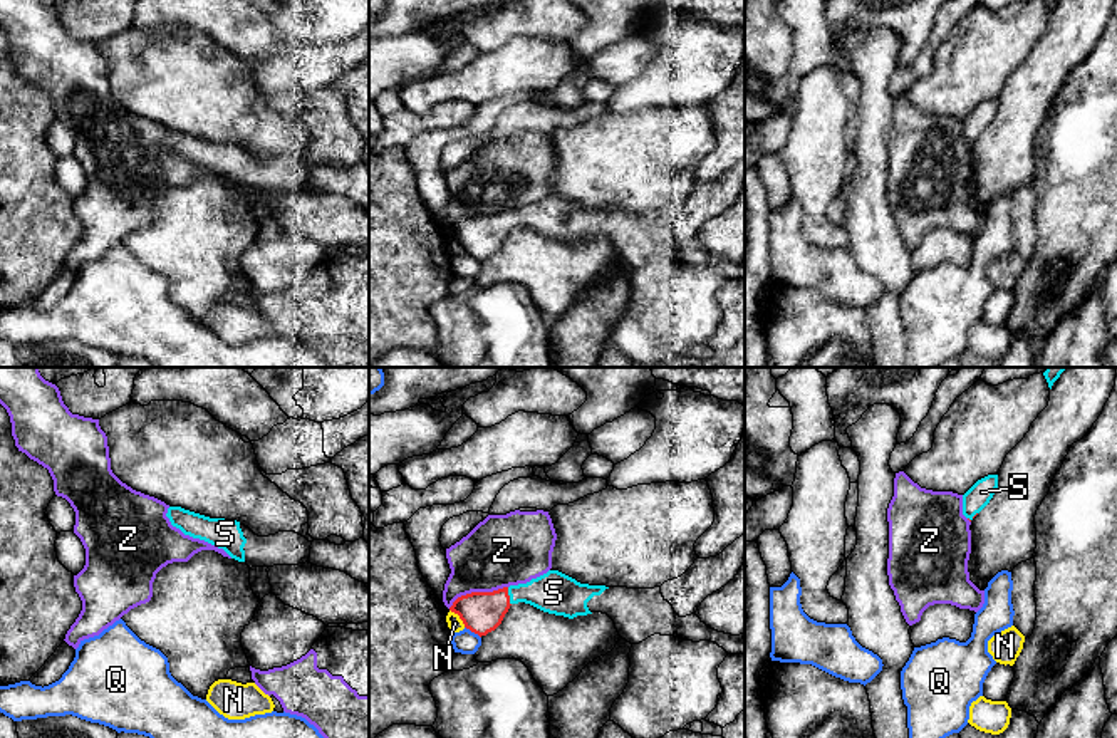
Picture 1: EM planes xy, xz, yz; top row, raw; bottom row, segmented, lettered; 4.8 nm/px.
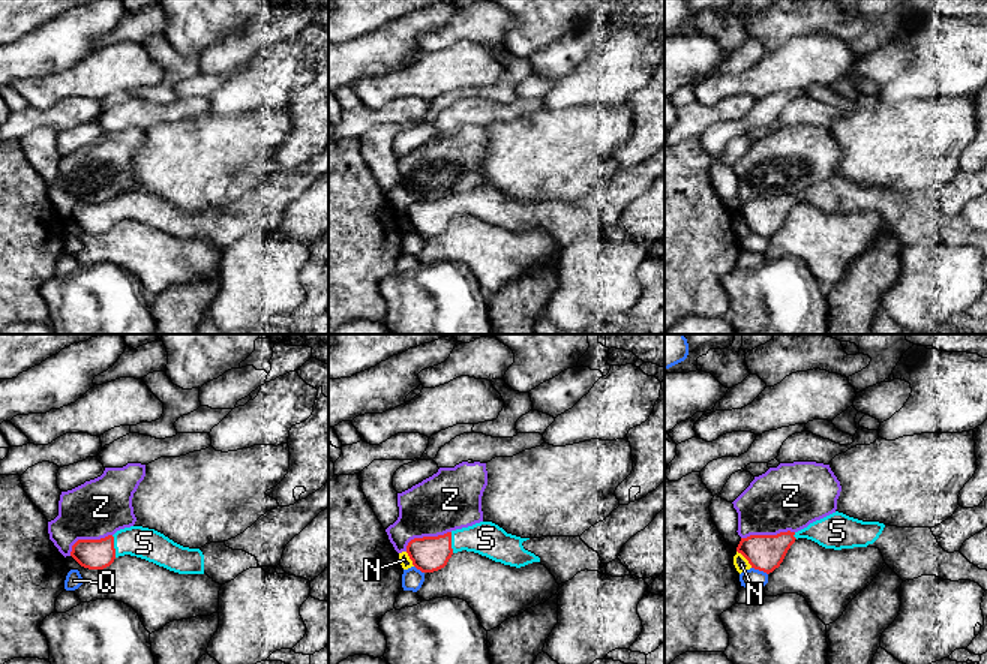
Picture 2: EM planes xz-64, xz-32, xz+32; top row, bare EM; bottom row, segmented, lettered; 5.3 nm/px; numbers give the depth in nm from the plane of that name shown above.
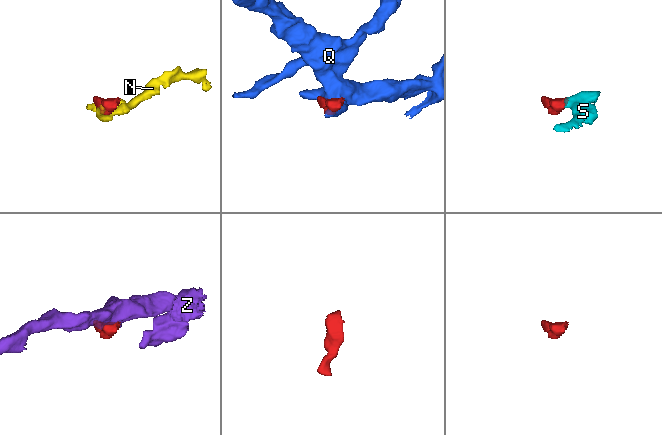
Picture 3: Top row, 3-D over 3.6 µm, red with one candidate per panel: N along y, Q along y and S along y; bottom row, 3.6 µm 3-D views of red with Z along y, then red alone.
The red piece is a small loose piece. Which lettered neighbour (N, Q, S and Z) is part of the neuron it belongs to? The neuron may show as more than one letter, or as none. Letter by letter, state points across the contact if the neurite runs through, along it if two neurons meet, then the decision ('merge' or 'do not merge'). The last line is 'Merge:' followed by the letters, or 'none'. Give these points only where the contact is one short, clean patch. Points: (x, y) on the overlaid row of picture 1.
N: do not merge
Q: do not merge
S: across xz (482, 613), (509, 596), (554, 592) | merge
Z: do not merge
Merge: S

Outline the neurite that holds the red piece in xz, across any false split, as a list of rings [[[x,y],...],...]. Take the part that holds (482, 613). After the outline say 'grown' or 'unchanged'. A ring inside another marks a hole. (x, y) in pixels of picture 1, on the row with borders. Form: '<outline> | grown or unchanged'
[[[548,570],[527,584],[461,595],[449,611],[460,616],[466,629],[481,637],[495,631],[510,605],[518,602],[569,619],[592,612],[607,614],[619,636],[631,644],[639,644],[654,634],[673,636],[676,632],[684,641],[711,641],[728,654],[745,654],[745,632],[740,636],[718,632],[696,614],[679,617],[662,597],[661,587],[589,585],[558,570]]] | grown

